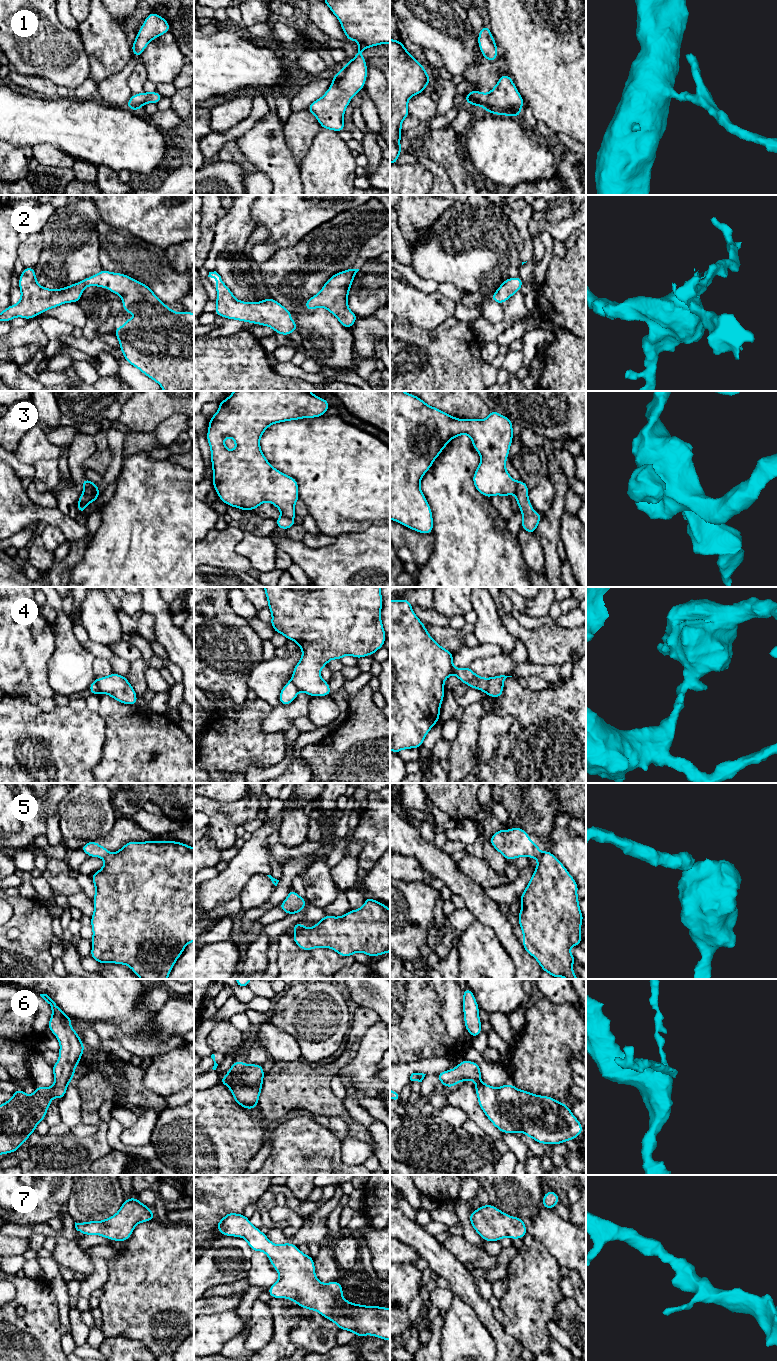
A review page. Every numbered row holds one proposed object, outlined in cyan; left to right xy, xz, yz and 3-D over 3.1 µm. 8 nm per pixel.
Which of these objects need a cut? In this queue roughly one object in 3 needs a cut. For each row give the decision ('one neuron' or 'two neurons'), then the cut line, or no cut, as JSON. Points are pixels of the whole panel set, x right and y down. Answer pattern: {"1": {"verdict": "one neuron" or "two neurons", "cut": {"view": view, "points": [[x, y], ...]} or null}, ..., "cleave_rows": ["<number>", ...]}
{"1": {"verdict": "one neuron", "cut": null}, "2": {"verdict": "one neuron", "cut": null}, "3": {"verdict": "two neurons", "cut": {"view": "xz", "points": [[282, 515], [292, 518]]}}, "4": {"verdict": "two neurons", "cut": {"view": "xy", "points": [[97, 678], [97, 687], [100, 693]]}}, "5": {"verdict": "two neurons", "cut": {"view": "xz", "points": [[304, 927], [294, 934]]}}, "6": {"verdict": "one neuron", "cut": null}, "7": {"verdict": "one neuron", "cut": null}, "cleave_rows": ["3", "4", "5"]}

